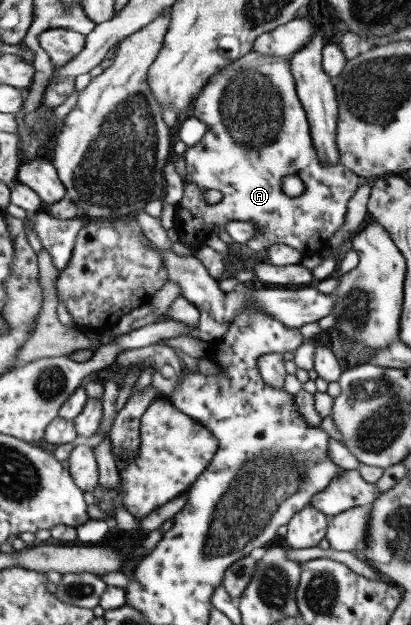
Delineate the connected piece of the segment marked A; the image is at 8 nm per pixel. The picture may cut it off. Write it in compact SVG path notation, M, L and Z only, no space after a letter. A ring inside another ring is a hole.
M249 51L245 56L235 60L229 65L225 65L224 69L214 73L213 81L209 81L209 85L205 84L205 89L201 89L200 95L197 97L194 103L194 116L201 119L206 125L206 132L201 136L201 141L197 143L197 146L188 148L183 155L185 160L188 181L183 185L184 194L181 200L177 203L176 208L176 226L173 227L179 235L179 239L190 245L193 249L201 245L204 239L209 234L216 234L217 229L223 229L224 225L228 221L250 221L258 227L260 231L257 237L249 239L246 245L251 248L251 251L263 251L268 246L275 243L282 243L288 245L293 249L296 249L303 256L324 254L329 249L329 240L334 233L338 230L338 227L343 225L345 221L345 212L347 209L347 202L349 198L355 193L355 190L360 186L362 180L358 175L355 175L350 169L343 167L341 164L335 164L332 166L322 166L320 159L318 158L313 145L311 145L309 126L306 120L305 112L302 105L296 96L294 88L294 79L290 74L288 66L288 60L285 56L273 56L263 55L261 53L255 53ZM284 175L297 175L303 183L303 191L299 197L289 197L281 190L281 177ZM206 189L215 189L219 191L222 197L221 200L215 204L205 204L202 198L202 191Z

